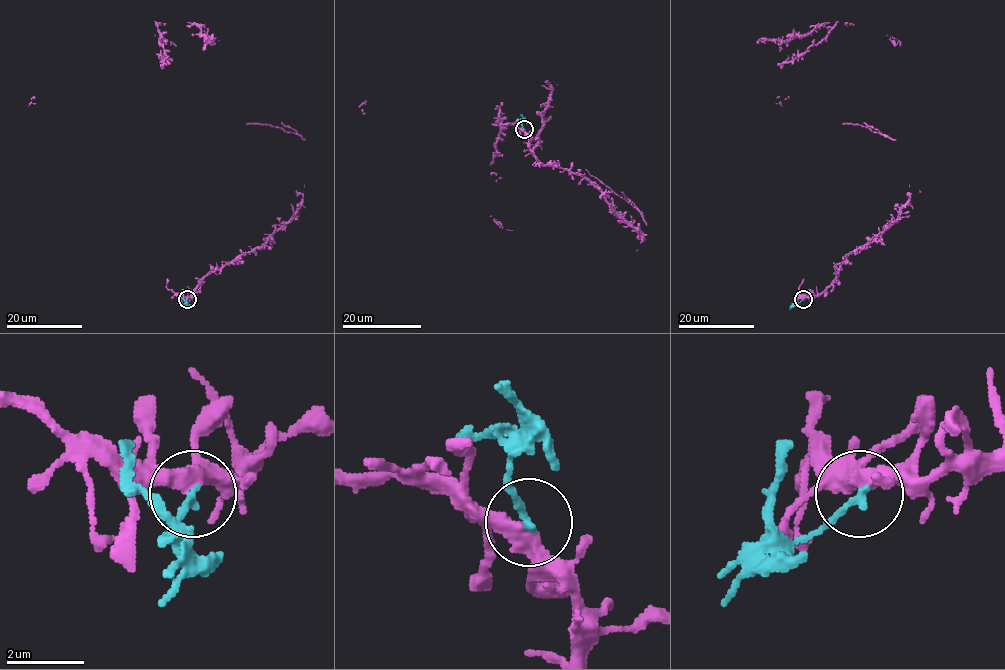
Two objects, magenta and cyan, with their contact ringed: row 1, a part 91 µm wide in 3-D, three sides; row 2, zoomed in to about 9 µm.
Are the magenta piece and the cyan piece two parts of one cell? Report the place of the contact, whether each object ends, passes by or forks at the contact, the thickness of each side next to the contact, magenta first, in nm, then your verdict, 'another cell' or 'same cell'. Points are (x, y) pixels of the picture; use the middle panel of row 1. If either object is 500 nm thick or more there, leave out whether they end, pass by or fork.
at (524, 129); magenta passes by; cyan ends there; 400 nm thick on the magenta side, 190 nm on the other; another cell

